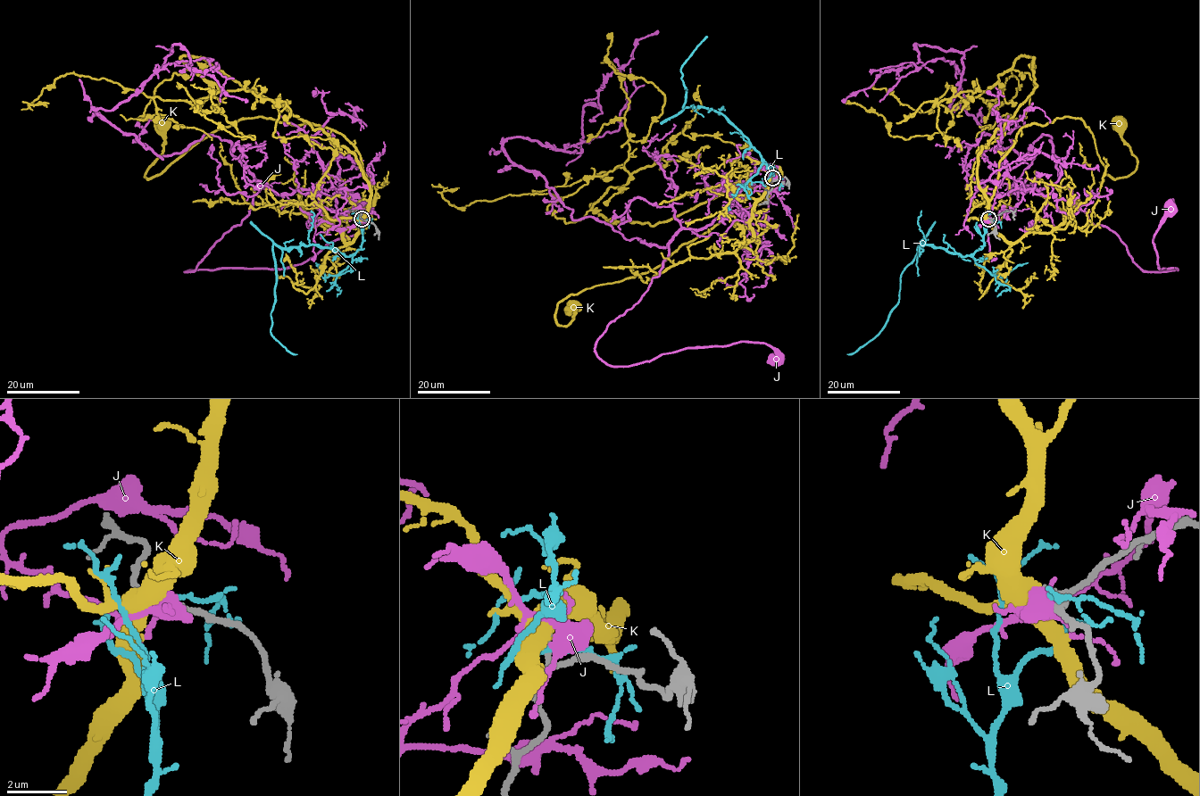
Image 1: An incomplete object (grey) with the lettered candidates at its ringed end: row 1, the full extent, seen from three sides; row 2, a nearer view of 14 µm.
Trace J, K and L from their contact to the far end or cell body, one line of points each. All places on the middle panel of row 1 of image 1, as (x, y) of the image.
J: (772, 178), (711, 223), (680, 229), (595, 353), (630, 366), (739, 342), (765, 343), (778, 358)
K: (772, 178), (779, 184), (762, 203), (646, 272), (570, 294), (556, 321), (566, 326), (572, 308)
L: (771, 178), (767, 180), (773, 172), (760, 153), (723, 115), (683, 107), (686, 90), (680, 68), (707, 36)

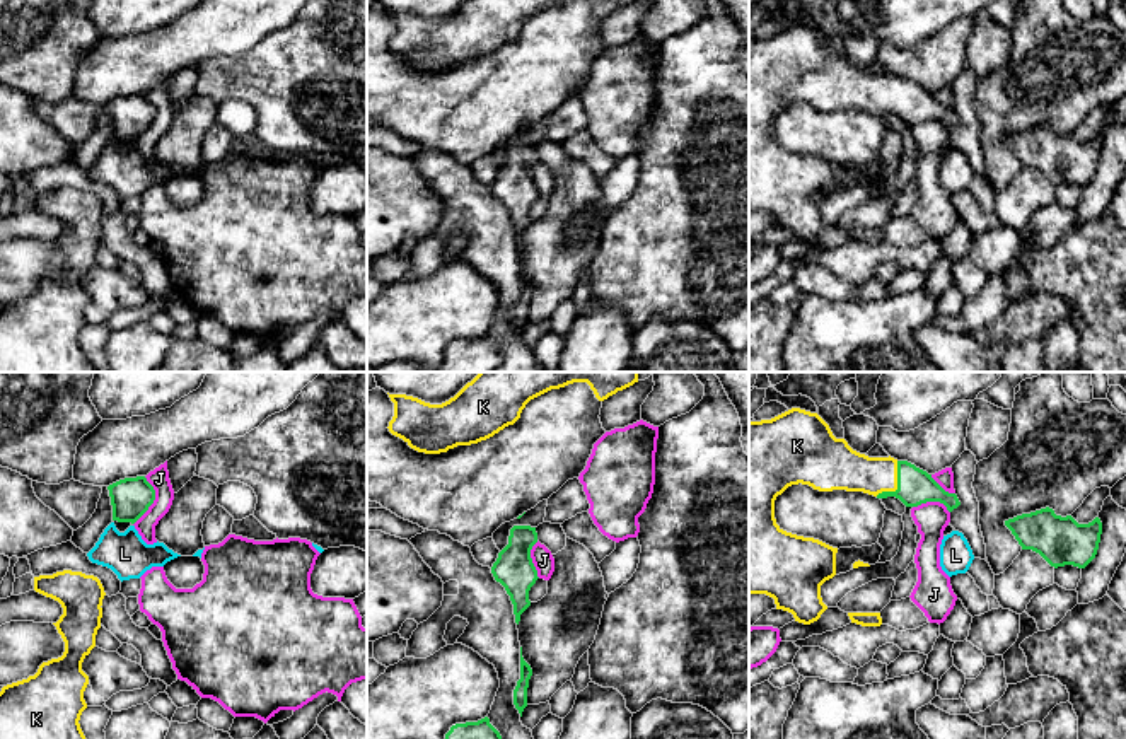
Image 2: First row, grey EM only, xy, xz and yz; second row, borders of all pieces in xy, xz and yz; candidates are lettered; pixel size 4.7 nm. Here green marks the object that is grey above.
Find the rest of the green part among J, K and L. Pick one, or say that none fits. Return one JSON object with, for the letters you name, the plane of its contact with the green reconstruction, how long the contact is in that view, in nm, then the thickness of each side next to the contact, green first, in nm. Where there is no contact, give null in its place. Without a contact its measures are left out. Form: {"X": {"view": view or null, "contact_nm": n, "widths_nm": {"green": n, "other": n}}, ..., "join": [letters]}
{"K": {"view": "yz", "contact_nm": 200, "widths_nm": {"green": 170, "other": 190}}, "join": ["K"]}

